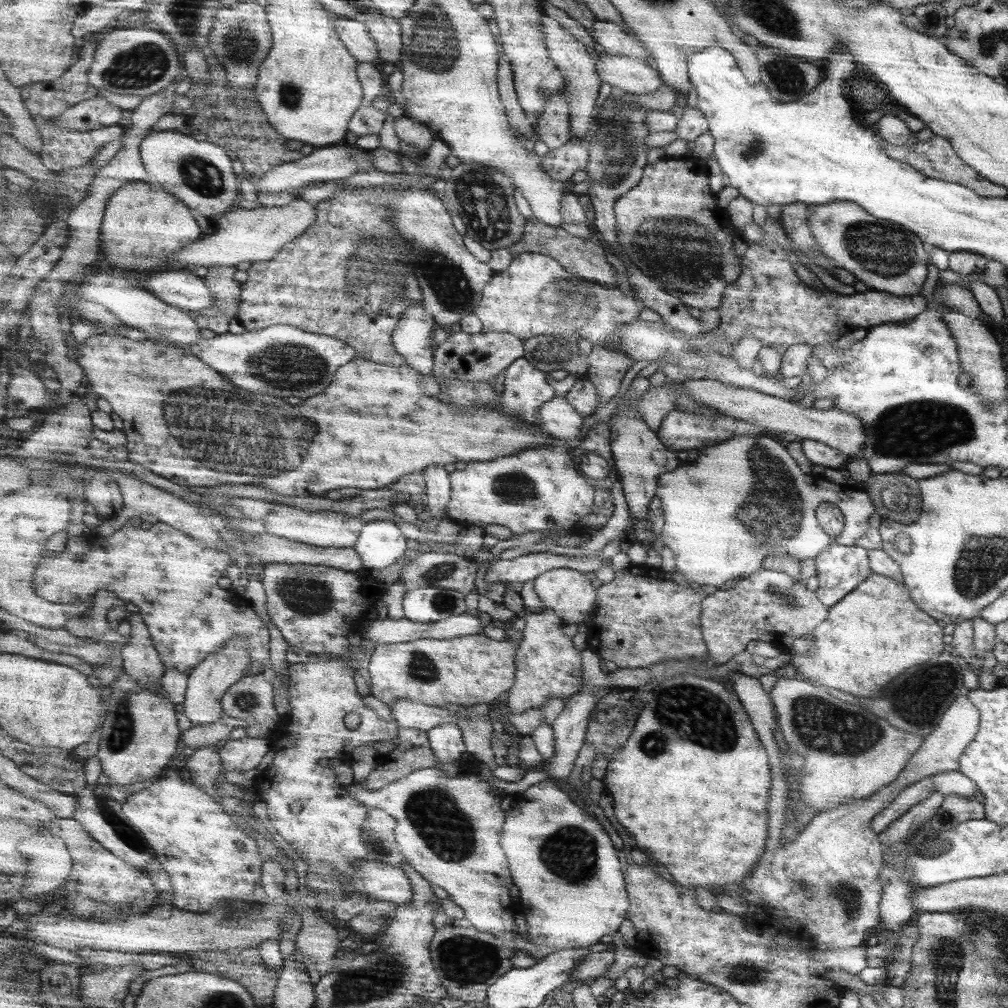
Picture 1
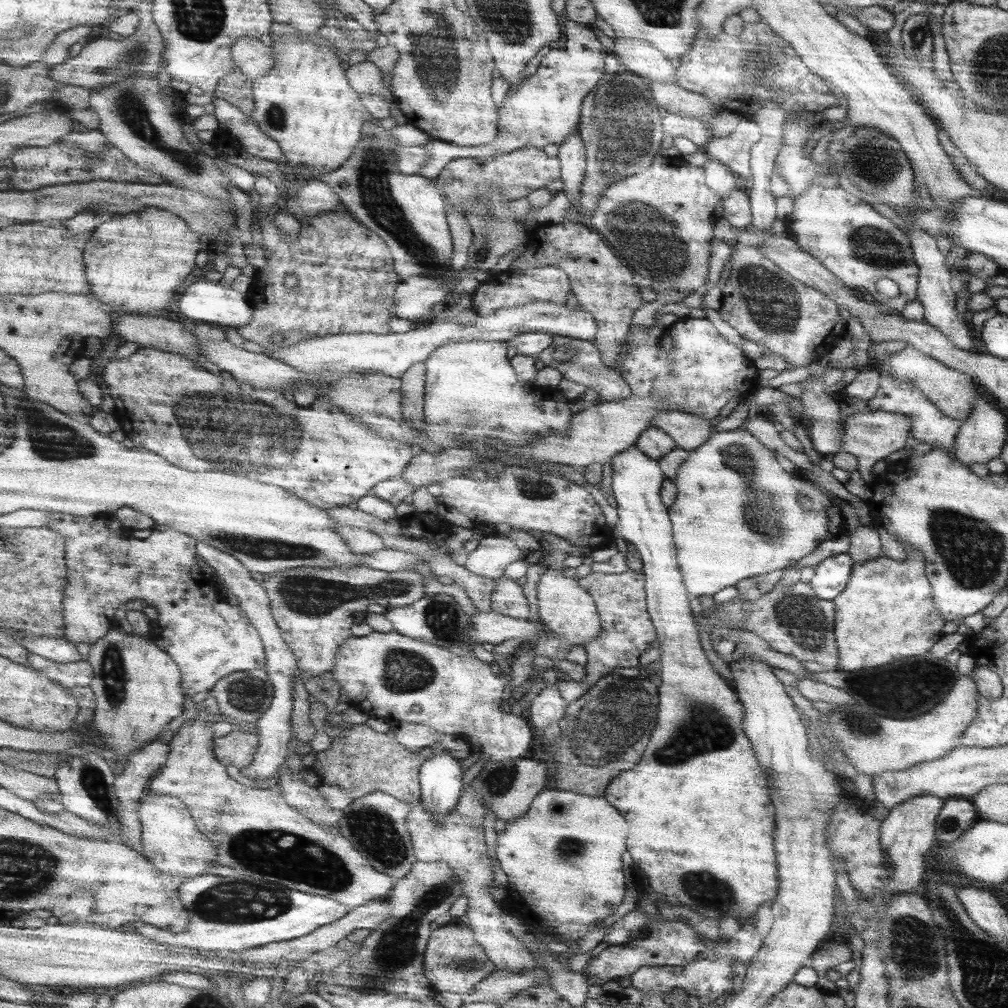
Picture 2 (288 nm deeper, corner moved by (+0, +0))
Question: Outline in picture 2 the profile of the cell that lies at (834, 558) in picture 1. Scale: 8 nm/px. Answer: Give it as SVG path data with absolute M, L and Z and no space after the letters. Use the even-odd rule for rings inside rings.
M847 554L829 556L821 560L821 564L813 566L815 574L809 580L809 588L815 594L815 598L833 600L835 596L839 596L839 592L843 592L849 582L853 566L855 564Z

